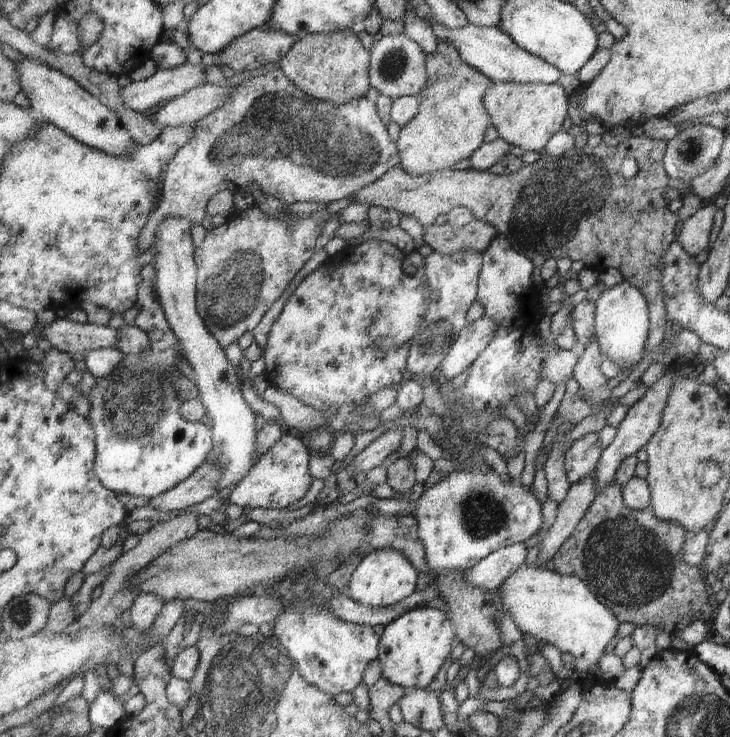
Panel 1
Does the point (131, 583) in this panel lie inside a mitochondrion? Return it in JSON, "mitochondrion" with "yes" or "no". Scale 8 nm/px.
{"mitochondrion":"no"}

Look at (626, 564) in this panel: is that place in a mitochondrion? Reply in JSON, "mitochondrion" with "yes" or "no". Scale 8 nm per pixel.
{"mitochondrion":"yes"}

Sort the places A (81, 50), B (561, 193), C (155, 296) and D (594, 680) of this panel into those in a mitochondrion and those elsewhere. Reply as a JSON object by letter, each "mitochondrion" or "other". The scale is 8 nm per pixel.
{"A":"other","B":"mitochondrion","C":"other","D":"other"}

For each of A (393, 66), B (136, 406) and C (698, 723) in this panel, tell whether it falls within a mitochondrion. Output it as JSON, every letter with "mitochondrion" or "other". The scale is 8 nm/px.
{"A":"mitochondrion","B":"mitochondrion","C":"mitochondrion"}

